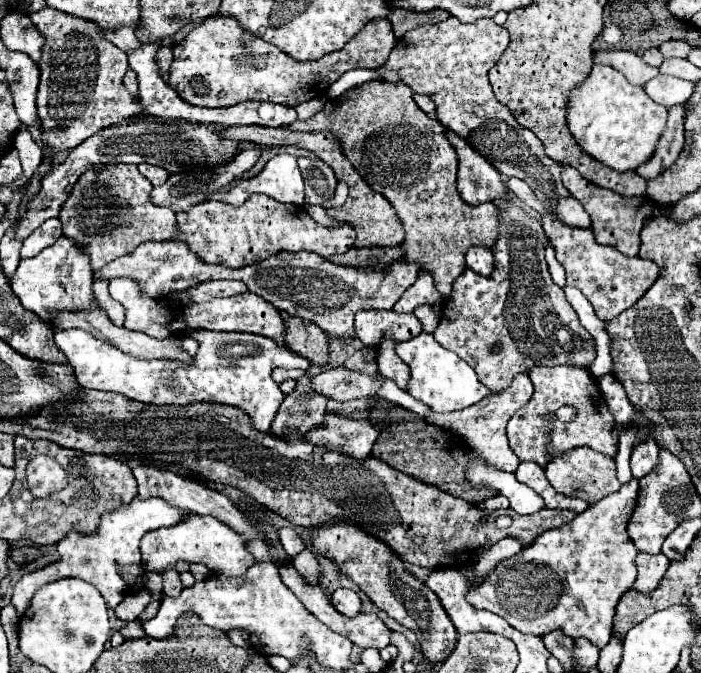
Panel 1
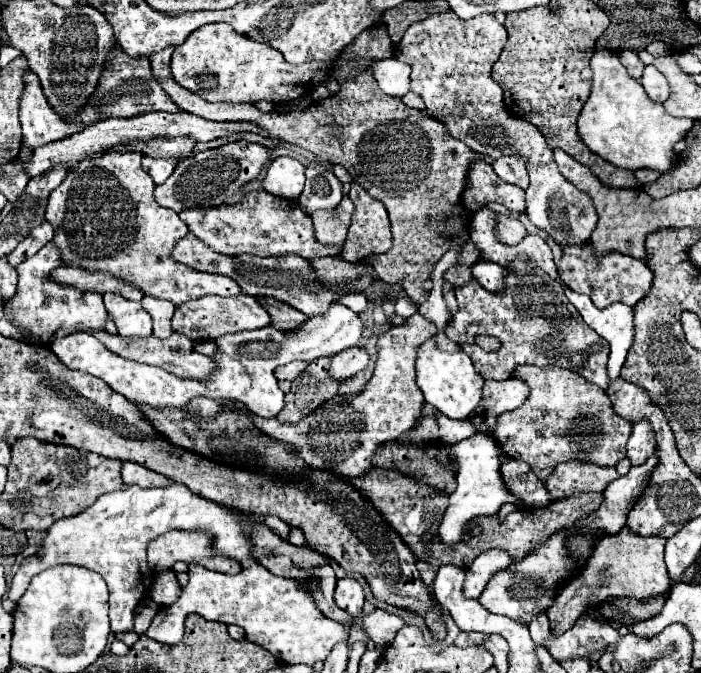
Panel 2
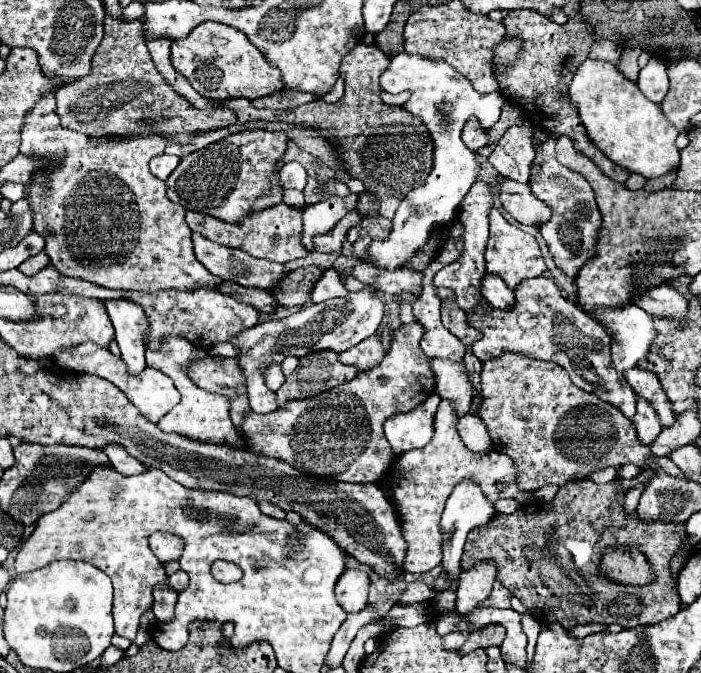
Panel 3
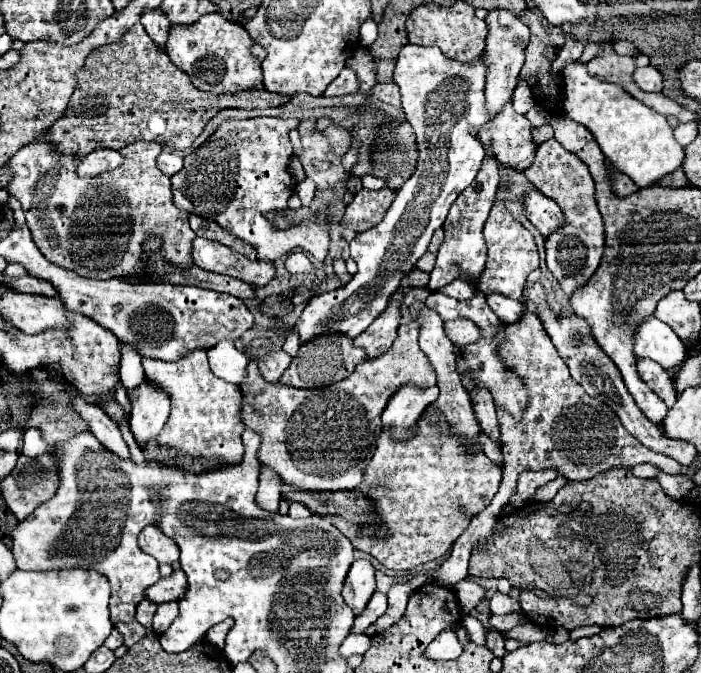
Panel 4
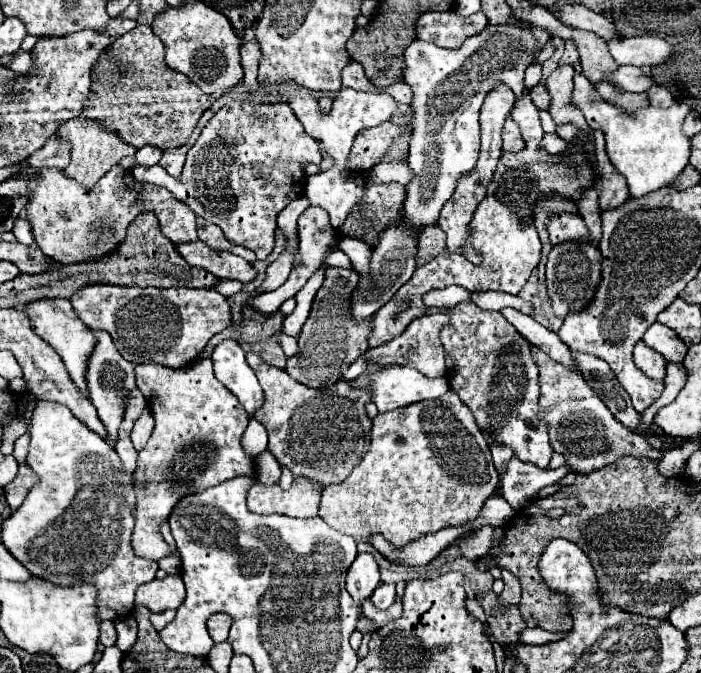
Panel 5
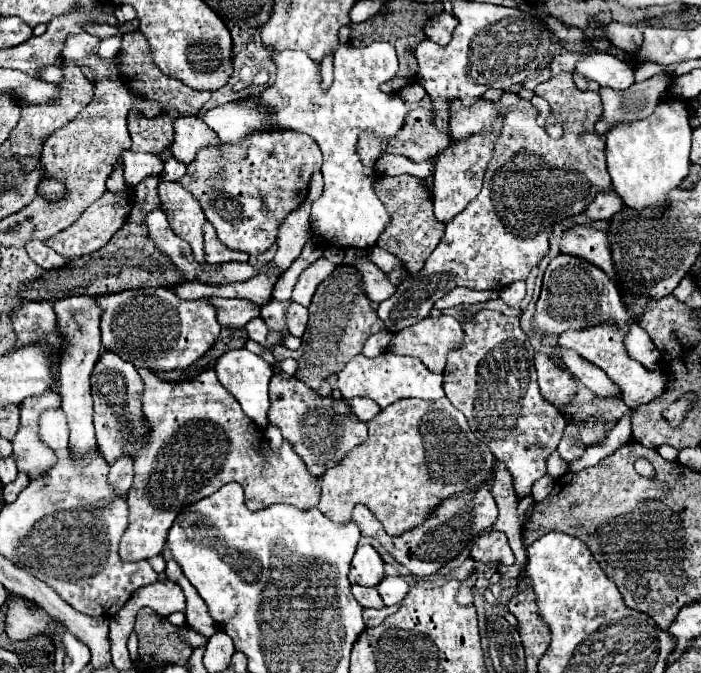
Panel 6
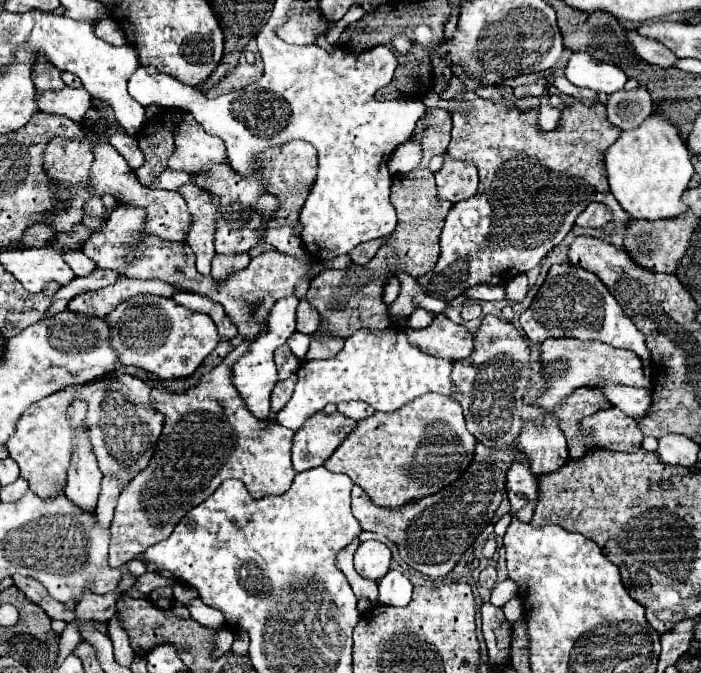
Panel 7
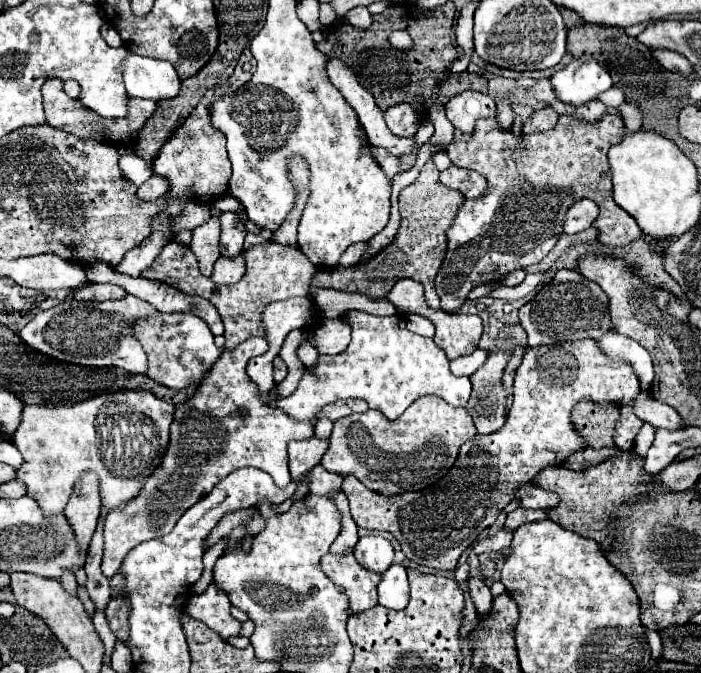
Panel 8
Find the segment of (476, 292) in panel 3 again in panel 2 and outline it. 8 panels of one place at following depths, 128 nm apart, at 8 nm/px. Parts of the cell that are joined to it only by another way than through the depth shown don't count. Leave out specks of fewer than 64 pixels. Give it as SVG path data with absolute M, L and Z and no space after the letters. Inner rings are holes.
M454 266L454 268L448 268L448 270L444 272L444 278L446 278L450 284L458 286L458 284L464 284L464 282L472 280L472 272L470 272L470 266Z

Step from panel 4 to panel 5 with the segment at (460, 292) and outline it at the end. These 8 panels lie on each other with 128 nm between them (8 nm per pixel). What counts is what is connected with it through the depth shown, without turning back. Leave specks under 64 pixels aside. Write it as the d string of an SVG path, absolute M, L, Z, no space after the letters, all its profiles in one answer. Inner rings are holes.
M470 292L470 300L480 308L496 308L496 306L512 306L516 310L522 310L524 314L532 316L534 306L532 302L522 300L520 296L510 296L504 292Z

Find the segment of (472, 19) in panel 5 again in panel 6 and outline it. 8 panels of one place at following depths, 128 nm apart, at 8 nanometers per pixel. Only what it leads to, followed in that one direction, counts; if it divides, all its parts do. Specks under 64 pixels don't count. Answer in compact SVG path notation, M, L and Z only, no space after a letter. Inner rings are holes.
M442 12L424 24L424 32L432 42L446 46L452 40L452 32L456 26L458 26L458 18Z

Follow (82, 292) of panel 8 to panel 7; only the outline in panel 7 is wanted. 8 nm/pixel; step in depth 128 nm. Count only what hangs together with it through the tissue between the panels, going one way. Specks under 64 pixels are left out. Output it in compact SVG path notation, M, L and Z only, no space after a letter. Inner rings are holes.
M122 276L116 284L106 286L102 290L78 294L68 302L68 310L74 314L82 314L88 318L104 318L110 314L122 300L136 294L158 294L158 296L174 296L180 292L176 286L162 280L134 280Z

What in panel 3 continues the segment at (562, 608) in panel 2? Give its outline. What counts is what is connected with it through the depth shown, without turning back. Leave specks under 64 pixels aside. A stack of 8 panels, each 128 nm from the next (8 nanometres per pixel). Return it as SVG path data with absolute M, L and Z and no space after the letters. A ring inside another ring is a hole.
M646 484L634 488L634 490L630 490L630 492L626 494L626 500L624 500L624 514L626 514L626 516L632 516L632 514L634 514L636 504L638 504L638 498L640 498L640 494L642 494L644 488L646 488ZM606 548L600 572L614 582L646 586L654 582L652 566L648 564L644 552L640 548Z

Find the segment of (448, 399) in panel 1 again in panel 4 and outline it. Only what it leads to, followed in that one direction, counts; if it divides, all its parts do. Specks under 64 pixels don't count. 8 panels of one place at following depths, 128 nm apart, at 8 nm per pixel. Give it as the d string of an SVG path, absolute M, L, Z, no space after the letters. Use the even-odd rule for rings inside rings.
M406 386L400 388L390 404L386 406L384 414L382 414L382 426L392 428L394 432L394 440L408 440L412 438L412 430L416 428L422 412L438 398L438 386L432 388L414 388L414 386Z

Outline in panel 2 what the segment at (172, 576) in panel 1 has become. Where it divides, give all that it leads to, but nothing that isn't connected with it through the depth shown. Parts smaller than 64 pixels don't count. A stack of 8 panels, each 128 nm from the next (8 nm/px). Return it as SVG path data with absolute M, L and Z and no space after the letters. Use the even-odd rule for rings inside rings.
M164 570L164 572L158 572L154 576L150 596L160 606L168 606L168 604L172 604L180 596L180 584L176 580L174 570Z

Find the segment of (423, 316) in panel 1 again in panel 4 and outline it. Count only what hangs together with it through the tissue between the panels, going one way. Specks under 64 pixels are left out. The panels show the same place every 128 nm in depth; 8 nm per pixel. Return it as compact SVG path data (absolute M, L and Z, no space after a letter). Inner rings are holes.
M416 320L402 324L398 328L398 336L394 346L384 354L374 360L364 360L356 370L354 376L348 376L346 380L334 382L326 388L318 390L300 390L300 388L290 388L284 384L268 384L260 376L258 364L254 360L248 362L246 366L246 382L240 386L244 398L242 398L242 422L246 428L258 432L262 436L262 444L256 452L256 458L260 464L272 468L278 472L278 476L298 488L306 490L352 490L364 480L364 470L368 468L374 448L376 448L376 438L380 436L382 424L380 424L380 414L384 412L388 400L394 396L394 392L404 386L412 384L418 388L428 388L436 384L436 372L428 360L428 356L420 350L418 346L418 330L420 324ZM332 444L338 444L340 448L332 448Z

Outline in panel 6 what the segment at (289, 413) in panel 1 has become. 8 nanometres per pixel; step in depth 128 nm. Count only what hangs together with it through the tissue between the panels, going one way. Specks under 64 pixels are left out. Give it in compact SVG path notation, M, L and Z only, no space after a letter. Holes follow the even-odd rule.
M348 264L336 266L336 270L318 286L312 298L312 304L308 308L310 320L302 336L302 346L298 350L290 350L283 345L272 348L274 358L292 358L298 362L296 378L300 378L310 388L320 388L322 380L326 380L330 374L340 372L352 356L362 352L364 342L382 330L382 320L378 320L376 310L360 288L360 280L362 276L356 268ZM261 318L252 319L245 326L249 339L258 342L258 339L266 339L268 327Z

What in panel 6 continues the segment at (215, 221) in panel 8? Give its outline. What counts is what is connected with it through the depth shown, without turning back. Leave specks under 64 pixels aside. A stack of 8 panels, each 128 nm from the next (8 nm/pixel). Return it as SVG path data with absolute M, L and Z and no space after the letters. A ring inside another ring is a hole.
M164 180L158 184L158 194L160 194L162 206L168 212L168 222L174 234L186 240L192 246L196 258L204 262L202 226L206 218L198 200L194 200L194 196L188 190L184 190L180 184L164 182Z

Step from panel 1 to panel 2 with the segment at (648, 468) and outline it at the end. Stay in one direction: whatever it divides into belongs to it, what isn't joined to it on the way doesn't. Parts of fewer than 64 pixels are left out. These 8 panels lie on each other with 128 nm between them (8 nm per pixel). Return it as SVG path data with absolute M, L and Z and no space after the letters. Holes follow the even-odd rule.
M636 424L632 428L632 436L628 440L628 458L632 466L644 464L656 448L654 432L650 432L650 424Z

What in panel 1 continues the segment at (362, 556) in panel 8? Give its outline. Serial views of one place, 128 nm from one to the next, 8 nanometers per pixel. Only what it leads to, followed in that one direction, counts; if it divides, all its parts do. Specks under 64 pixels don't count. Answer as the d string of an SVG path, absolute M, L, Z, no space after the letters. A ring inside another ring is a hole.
M338 588L334 594L332 594L332 604L338 612L342 612L344 616L352 618L360 612L360 596L354 592L354 590L346 590L346 588Z

